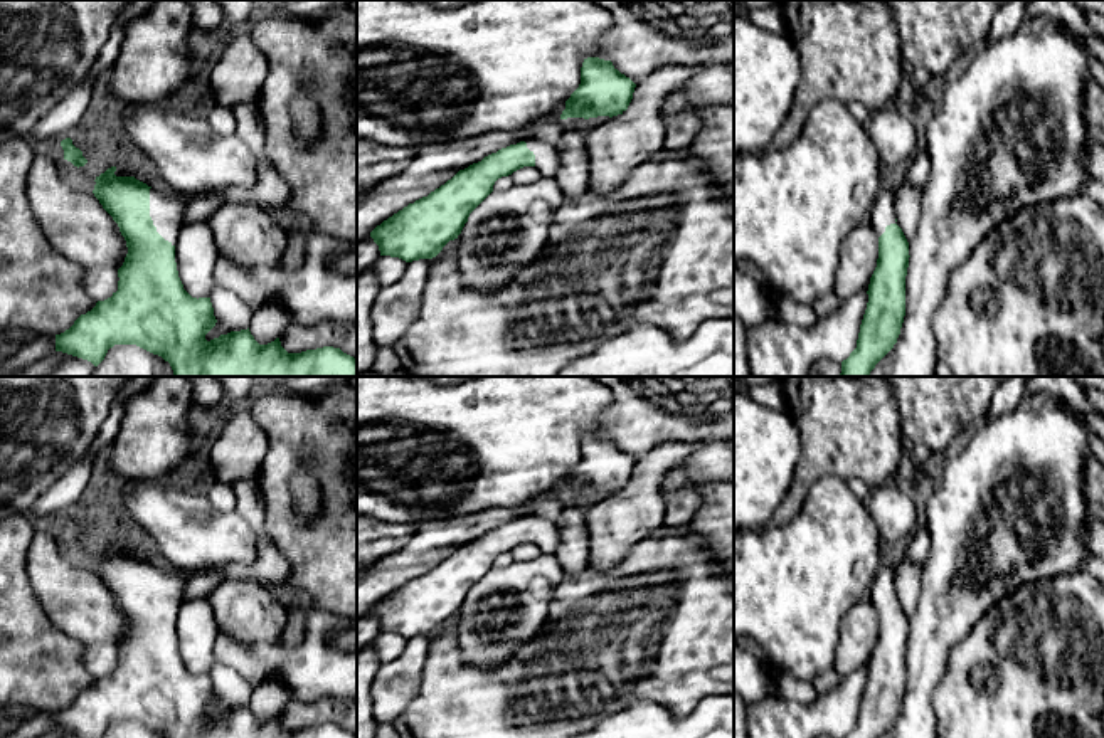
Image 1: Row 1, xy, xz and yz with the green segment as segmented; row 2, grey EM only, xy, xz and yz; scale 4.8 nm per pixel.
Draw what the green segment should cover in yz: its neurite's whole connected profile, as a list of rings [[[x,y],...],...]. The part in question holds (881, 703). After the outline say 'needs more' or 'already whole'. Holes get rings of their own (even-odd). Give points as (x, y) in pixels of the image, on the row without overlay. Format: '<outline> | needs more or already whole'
[[[880,565],[868,595],[878,614],[877,644],[868,661],[868,679],[857,725],[843,738],[880,738],[897,720],[905,693],[909,619],[897,597],[897,567]]] | needs more

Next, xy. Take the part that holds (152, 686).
[[[116,543],[96,553],[94,573],[118,600],[128,630],[118,646],[118,667],[81,691],[74,701],[56,711],[56,728],[88,738],[103,738],[114,721],[136,721],[165,738],[357,738],[340,725],[323,723],[301,730],[288,730],[279,714],[259,721],[249,704],[220,711],[210,718],[205,711],[215,703],[210,674],[192,674],[178,654],[175,620],[183,602],[183,578],[135,553],[116,553]]] | needs more

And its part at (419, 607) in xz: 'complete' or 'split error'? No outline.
split error

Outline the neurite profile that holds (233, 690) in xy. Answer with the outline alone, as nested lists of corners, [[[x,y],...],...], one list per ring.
[[[215,661],[209,674],[217,699],[205,711],[207,718],[219,714],[220,711],[227,711],[231,708],[241,708],[249,704],[252,686],[237,671]]]

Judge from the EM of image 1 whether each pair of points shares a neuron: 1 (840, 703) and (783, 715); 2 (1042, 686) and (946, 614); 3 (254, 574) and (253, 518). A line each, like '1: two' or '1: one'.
1: one
2: two
3: one

